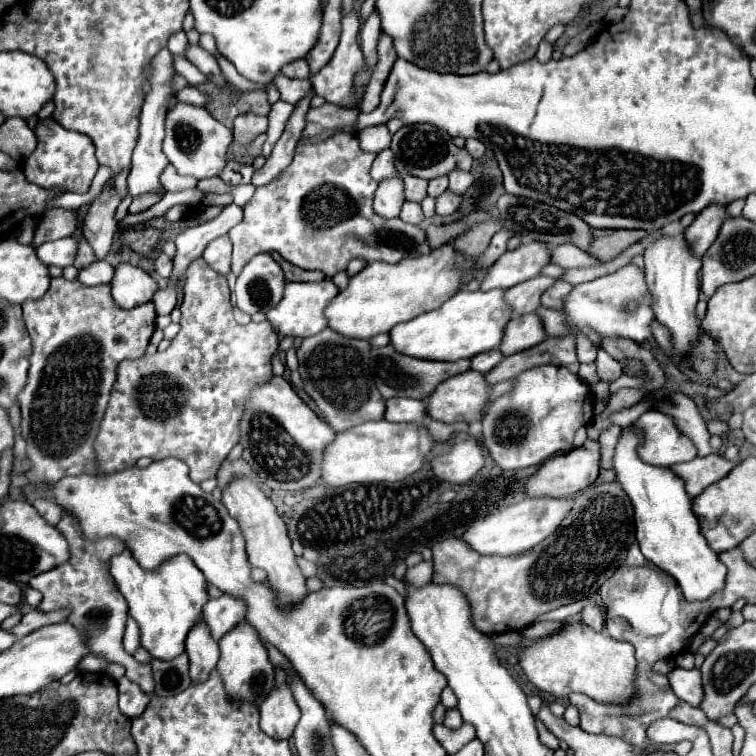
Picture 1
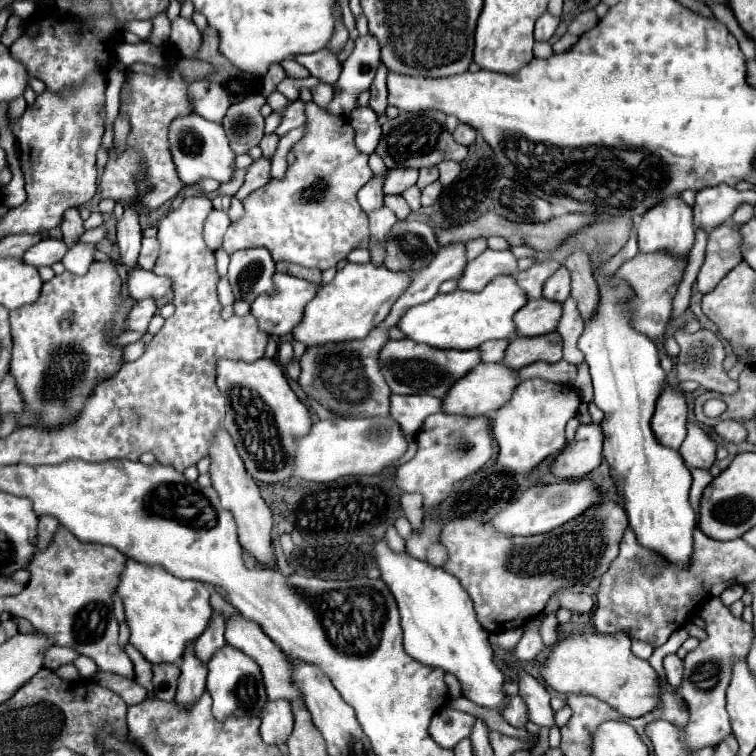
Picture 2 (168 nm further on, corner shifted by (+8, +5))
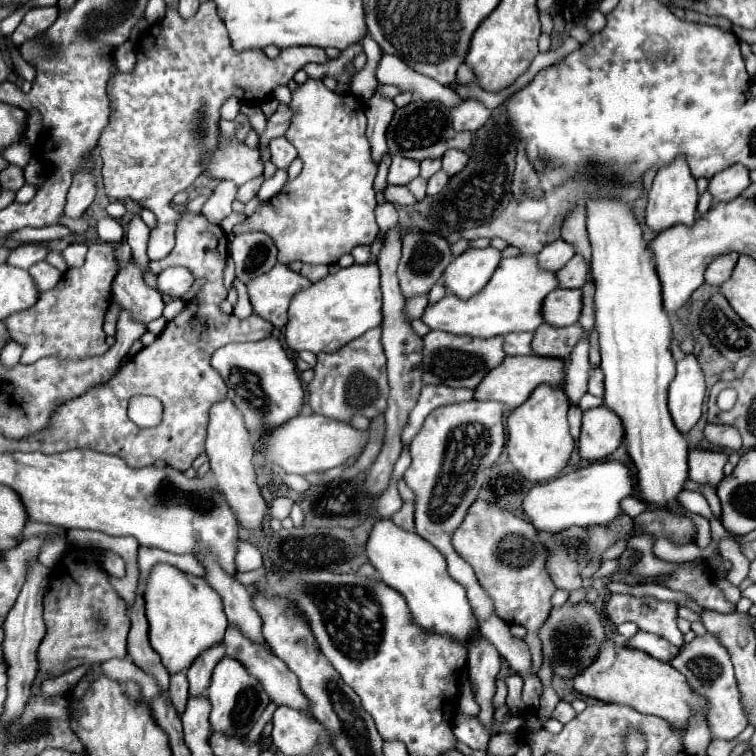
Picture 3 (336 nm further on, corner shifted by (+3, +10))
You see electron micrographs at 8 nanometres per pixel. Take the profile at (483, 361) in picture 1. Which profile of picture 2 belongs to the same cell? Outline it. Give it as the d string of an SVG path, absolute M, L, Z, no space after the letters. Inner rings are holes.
M508 339L488 341L488 343L480 345L480 347L478 347L478 351L480 351L482 363L500 363L500 361L502 361L502 357L504 357L506 345L508 345Z

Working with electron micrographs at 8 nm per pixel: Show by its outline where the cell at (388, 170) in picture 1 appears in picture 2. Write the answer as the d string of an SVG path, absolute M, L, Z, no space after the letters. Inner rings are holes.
M386 173L384 175L374 175L358 193L358 201L362 205L362 209L368 213L372 209L378 209L380 203L384 203L384 193L382 193L382 185L384 185Z

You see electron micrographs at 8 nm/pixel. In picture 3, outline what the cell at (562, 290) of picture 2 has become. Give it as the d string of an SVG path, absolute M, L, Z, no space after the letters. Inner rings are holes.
M575 254L561 272L557 272L557 280L561 288L581 288L587 282L589 264L581 254Z

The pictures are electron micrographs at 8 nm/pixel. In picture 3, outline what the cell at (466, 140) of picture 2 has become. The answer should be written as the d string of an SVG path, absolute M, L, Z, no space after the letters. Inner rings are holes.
M465 98L461 100L457 106L453 106L451 110L451 118L453 118L453 128L457 132L467 130L467 132L477 132L477 128L481 128L485 124L485 120L491 116L491 110L487 110L479 100L475 98Z

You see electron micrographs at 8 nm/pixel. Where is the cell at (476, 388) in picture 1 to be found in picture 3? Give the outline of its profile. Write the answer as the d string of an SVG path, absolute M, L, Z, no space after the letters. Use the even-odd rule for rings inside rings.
M537 354L531 356L507 356L501 366L493 368L489 376L477 386L477 396L475 400L495 400L503 402L511 408L521 406L529 394L539 386L539 384L549 384L551 388L561 388L565 382L565 362L559 358L543 358Z

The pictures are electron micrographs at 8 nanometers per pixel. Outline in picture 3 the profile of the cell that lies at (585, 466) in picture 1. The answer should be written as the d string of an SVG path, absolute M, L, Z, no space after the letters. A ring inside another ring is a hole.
M605 404L583 412L579 437L581 458L585 460L607 458L621 446L623 434L625 430L621 418Z

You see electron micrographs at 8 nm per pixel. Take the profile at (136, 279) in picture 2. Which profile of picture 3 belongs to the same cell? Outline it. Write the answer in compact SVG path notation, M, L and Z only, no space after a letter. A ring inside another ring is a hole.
M167 268L157 276L159 292L169 294L173 298L183 298L195 282L195 276L187 268Z

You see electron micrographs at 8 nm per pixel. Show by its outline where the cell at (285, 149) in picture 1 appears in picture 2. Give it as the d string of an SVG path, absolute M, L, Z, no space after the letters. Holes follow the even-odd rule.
M266 157L256 159L250 167L248 173L244 177L244 185L240 187L240 191L236 193L238 199L244 199L246 195L250 195L252 191L256 191L258 187L266 185L270 181L270 161Z

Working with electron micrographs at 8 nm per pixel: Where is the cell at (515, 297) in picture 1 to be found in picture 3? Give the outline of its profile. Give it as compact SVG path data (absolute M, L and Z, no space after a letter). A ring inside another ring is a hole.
M555 240L553 244L549 244L547 248L543 248L537 254L541 268L545 268L549 272L561 270L573 256L575 256L575 248L573 248L573 244L567 244L565 240Z

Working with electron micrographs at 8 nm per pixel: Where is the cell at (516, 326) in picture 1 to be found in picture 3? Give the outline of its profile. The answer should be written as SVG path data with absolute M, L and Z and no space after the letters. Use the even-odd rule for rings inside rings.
M557 288L543 302L543 318L553 326L571 326L579 322L583 294L577 288Z

